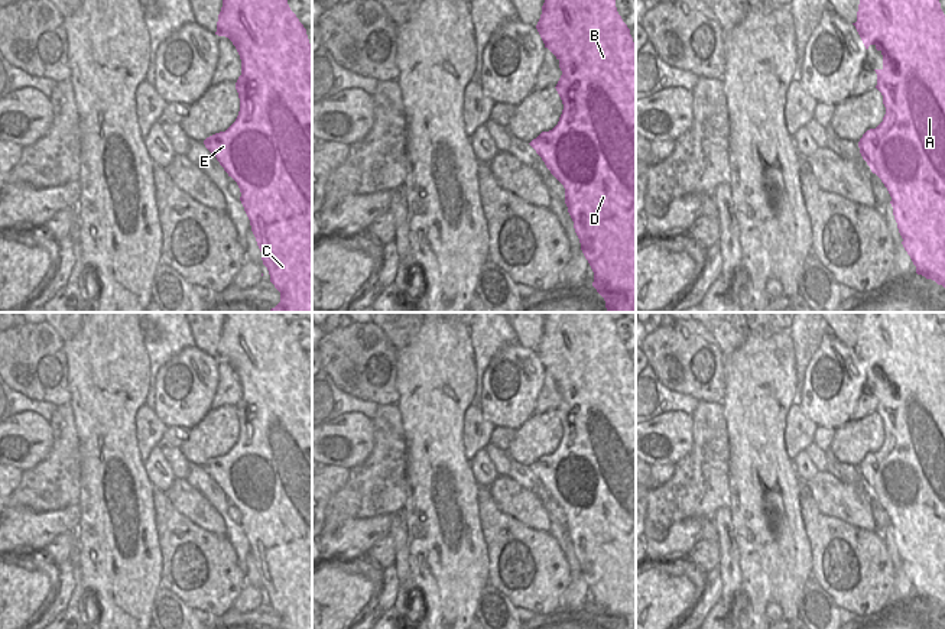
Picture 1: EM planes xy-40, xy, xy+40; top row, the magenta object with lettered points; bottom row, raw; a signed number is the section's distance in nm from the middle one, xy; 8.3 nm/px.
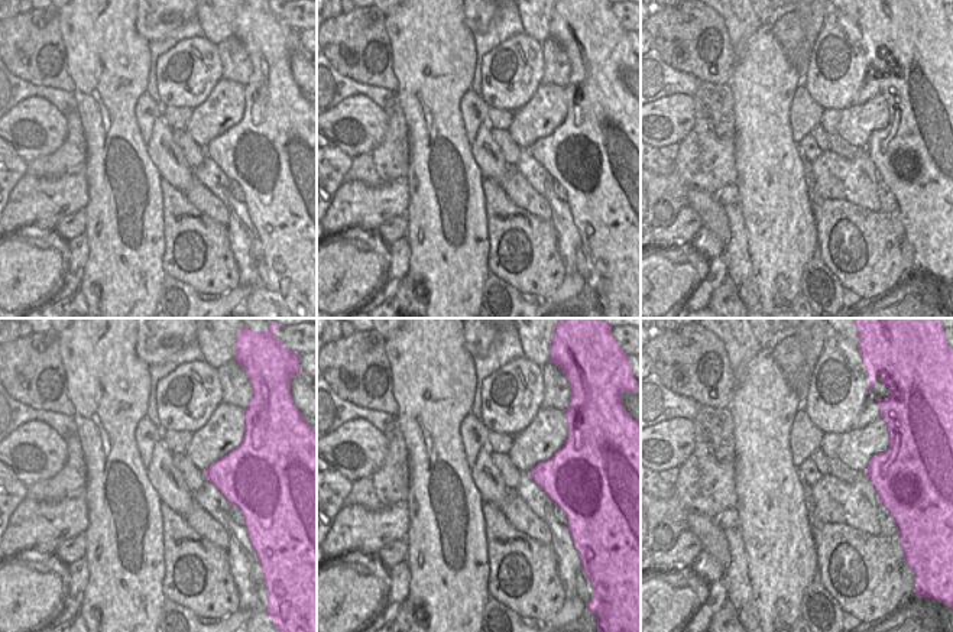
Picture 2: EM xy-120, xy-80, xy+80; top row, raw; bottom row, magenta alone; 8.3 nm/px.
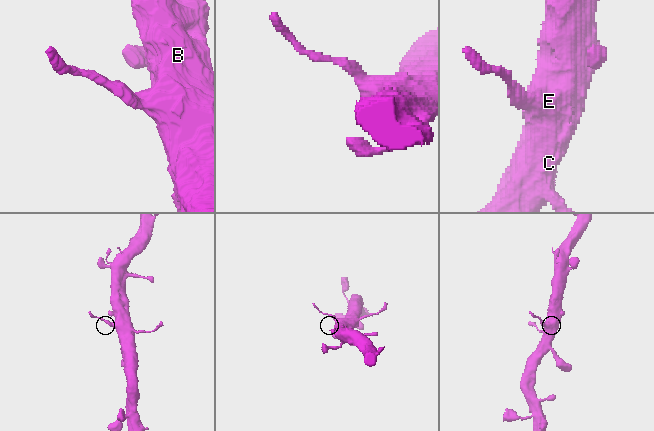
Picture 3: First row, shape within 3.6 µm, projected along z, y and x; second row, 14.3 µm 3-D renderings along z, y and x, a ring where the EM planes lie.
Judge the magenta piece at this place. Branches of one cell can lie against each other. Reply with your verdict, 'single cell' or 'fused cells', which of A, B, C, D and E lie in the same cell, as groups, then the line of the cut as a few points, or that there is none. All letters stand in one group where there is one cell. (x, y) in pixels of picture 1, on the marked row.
single cell; groups A B C D E; cut none

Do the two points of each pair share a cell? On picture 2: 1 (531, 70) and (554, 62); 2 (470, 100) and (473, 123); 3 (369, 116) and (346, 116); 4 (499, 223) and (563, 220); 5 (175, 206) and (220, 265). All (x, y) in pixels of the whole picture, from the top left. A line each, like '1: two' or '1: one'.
1: two
2: one
3: one
4: two
5: one

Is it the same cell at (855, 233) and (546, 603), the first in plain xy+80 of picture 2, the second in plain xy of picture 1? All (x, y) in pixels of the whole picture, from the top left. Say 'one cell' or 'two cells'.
one cell

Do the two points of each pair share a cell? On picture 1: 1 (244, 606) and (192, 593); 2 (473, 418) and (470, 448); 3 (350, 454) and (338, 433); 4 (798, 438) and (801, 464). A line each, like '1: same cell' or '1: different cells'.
1: different cells
2: same cell
3: same cell
4: different cells

